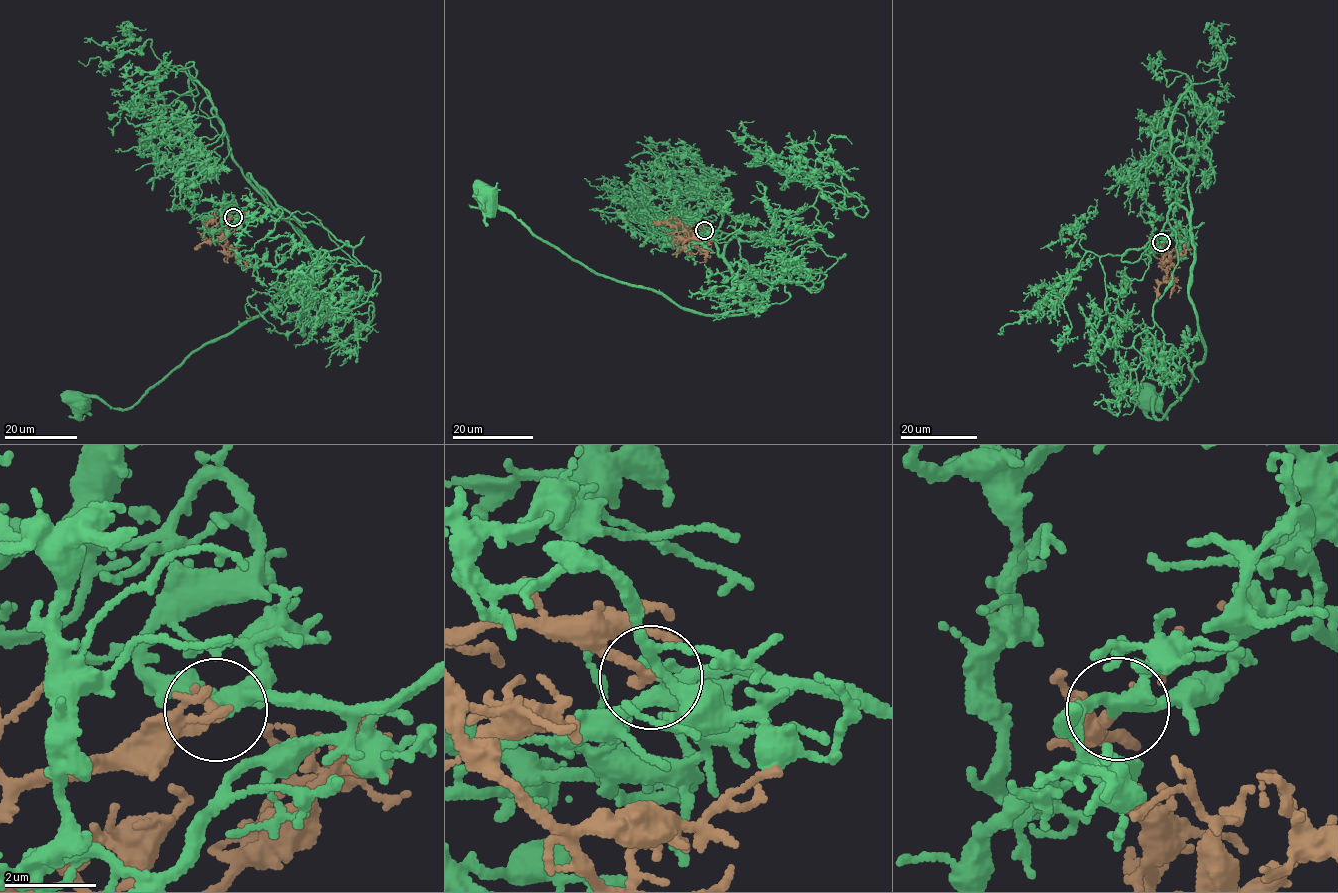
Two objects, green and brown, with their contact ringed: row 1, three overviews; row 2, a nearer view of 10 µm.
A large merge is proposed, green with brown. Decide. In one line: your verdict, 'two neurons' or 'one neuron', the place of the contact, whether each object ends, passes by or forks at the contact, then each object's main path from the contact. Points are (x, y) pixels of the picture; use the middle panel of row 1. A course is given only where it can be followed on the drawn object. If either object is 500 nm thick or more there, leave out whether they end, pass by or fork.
one neuron | (704, 230) | green forks | brown ends | green via (704, 230), (775, 236), (787, 223), (724, 249), (757, 294), (750, 312), (715, 317), (603, 277), (486, 196) | brown via (704, 230), (679, 223), (685, 230), (679, 237), (690, 254)

